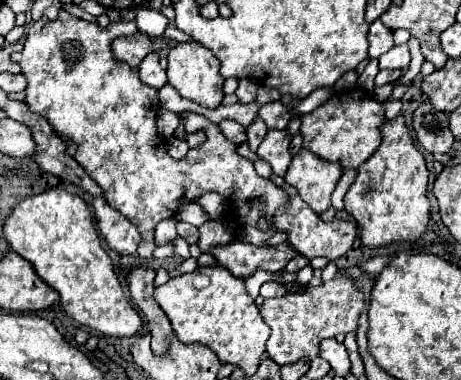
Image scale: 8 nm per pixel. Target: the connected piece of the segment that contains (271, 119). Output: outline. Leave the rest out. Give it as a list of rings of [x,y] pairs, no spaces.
[[[274,101],[274,103],[268,103],[260,109],[258,117],[272,129],[286,129],[288,127],[288,121],[290,121],[290,109],[284,107],[280,101]]]

